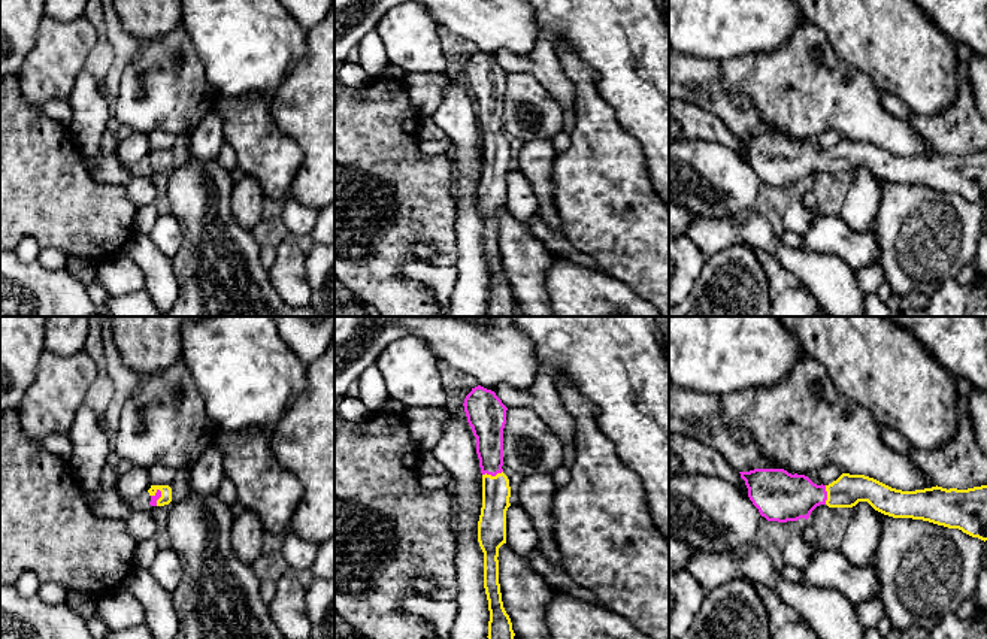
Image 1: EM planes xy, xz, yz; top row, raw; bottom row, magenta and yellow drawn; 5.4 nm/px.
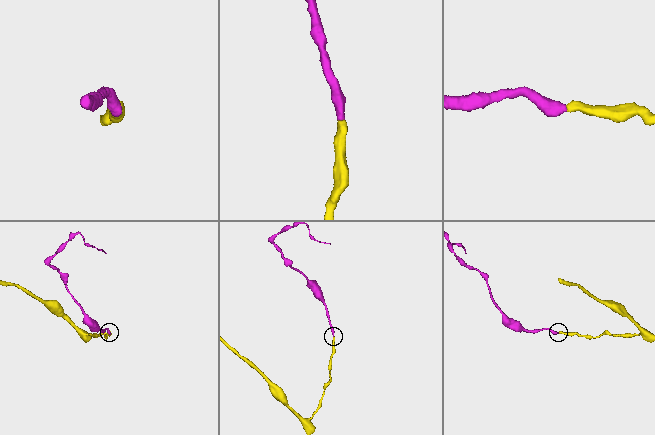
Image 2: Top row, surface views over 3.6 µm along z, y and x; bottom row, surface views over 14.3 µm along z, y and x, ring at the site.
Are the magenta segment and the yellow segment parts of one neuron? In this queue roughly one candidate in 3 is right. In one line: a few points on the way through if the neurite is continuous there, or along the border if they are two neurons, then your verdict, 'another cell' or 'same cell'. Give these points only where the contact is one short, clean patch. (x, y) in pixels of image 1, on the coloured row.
same cell

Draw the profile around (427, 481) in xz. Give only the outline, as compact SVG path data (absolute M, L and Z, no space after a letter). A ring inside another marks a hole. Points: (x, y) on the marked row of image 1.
M445 472L442 475L420 473L418 481L427 490L445 490L451 479L452 479L451 475Z

